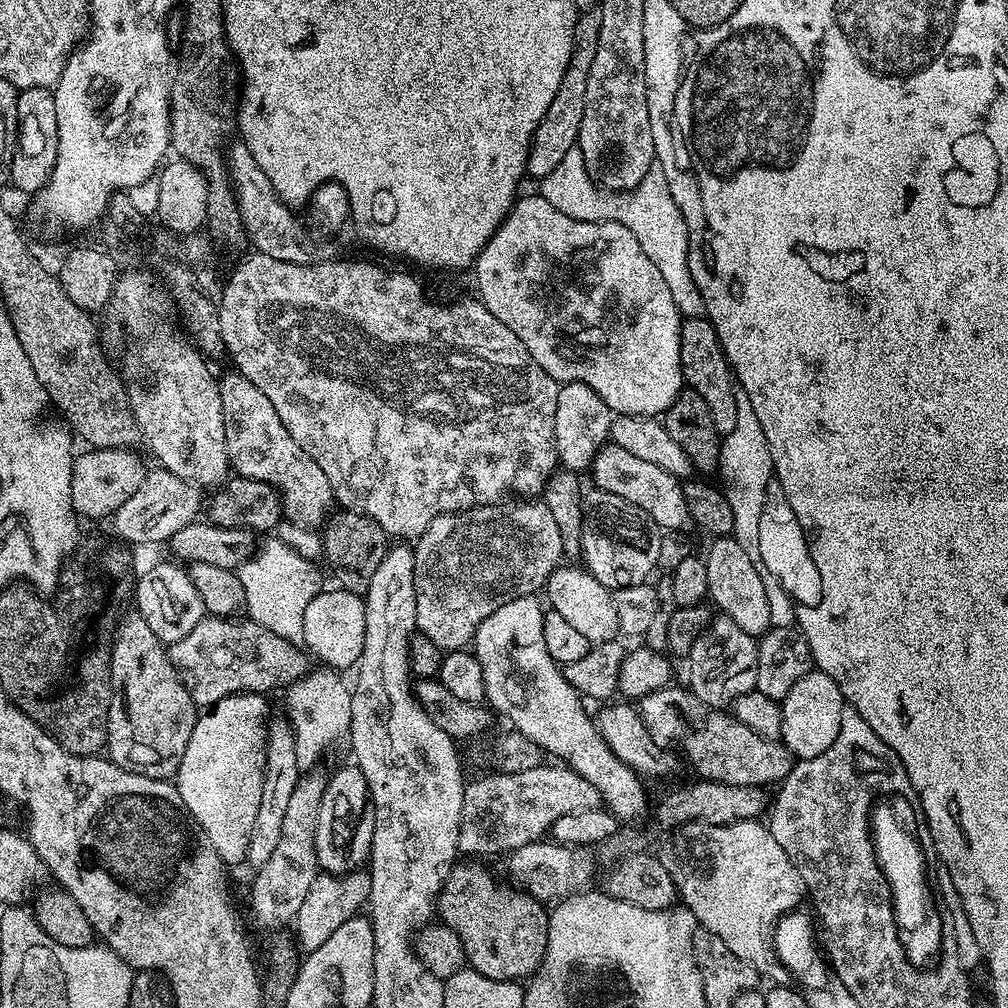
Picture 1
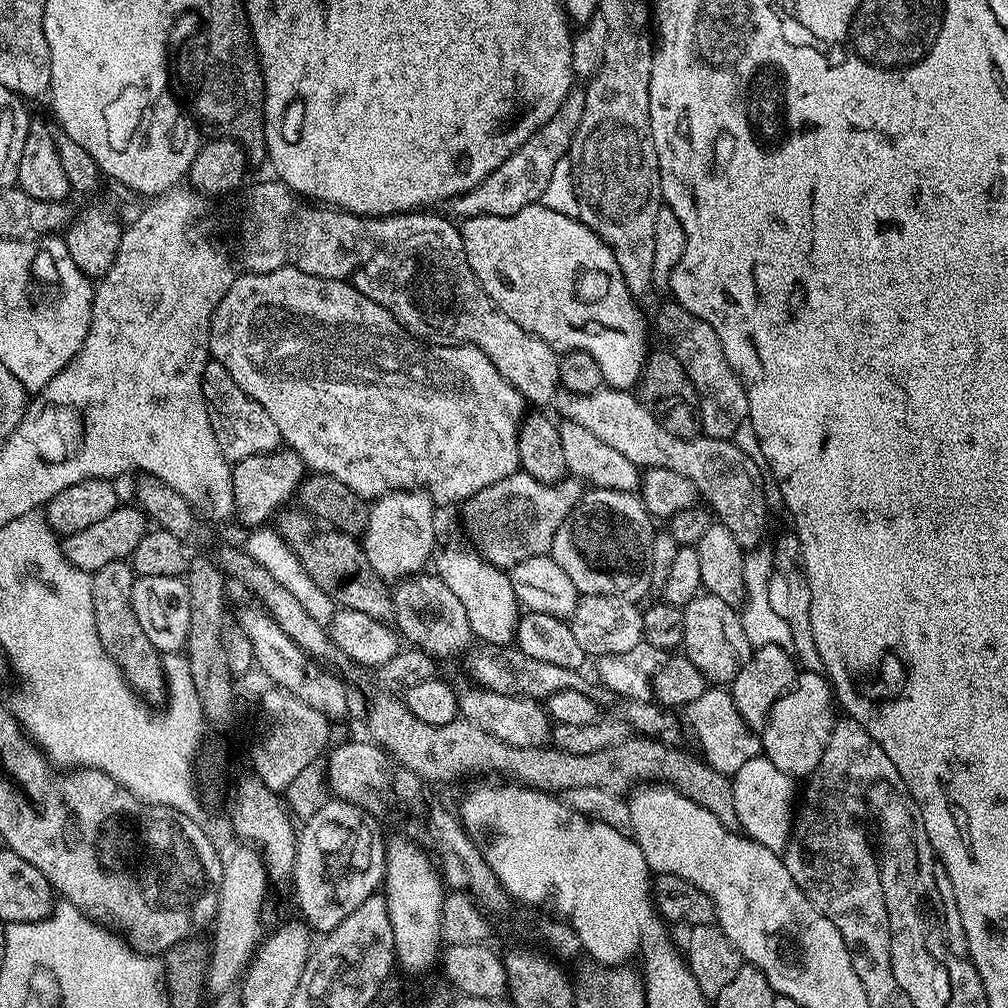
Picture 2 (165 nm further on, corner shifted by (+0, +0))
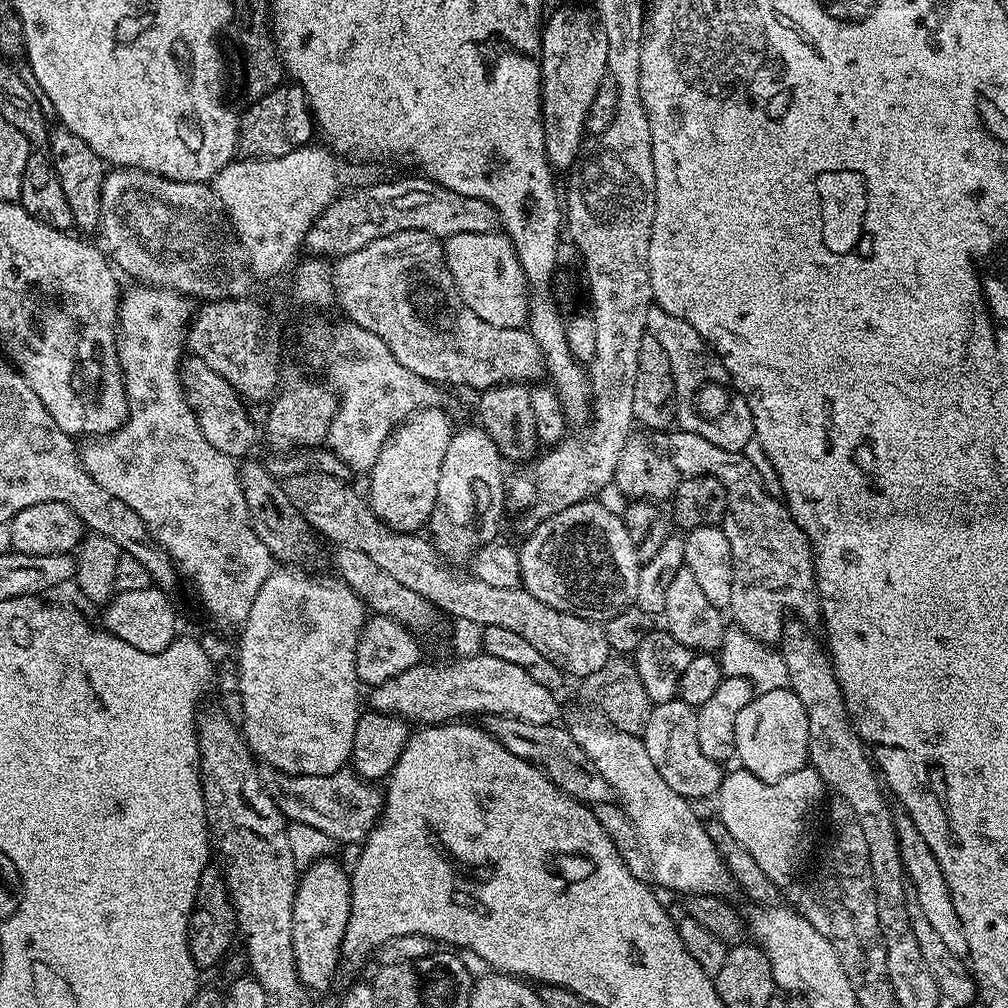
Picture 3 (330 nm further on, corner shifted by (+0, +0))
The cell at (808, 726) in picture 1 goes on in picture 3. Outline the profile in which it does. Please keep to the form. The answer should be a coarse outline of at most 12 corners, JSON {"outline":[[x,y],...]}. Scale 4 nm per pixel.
{"outline":[[791,688],[734,718],[735,759],[760,780],[809,763],[810,722]]}

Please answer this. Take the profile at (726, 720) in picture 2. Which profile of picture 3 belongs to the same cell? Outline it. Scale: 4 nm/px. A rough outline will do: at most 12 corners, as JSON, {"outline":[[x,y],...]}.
{"outline":[[657,704],[642,733],[654,770],[697,802],[721,765],[698,746],[696,709]]}

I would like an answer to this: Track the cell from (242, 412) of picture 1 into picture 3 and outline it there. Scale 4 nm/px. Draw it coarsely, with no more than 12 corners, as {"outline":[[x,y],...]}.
{"outline":[[189,355],[180,384],[214,450],[244,458],[258,440],[249,405]]}

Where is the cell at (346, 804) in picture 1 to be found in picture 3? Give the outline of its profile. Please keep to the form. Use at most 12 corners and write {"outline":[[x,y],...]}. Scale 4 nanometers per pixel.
{"outline":[[346,868],[303,869],[294,898],[294,958],[309,993],[342,964],[352,913]]}

